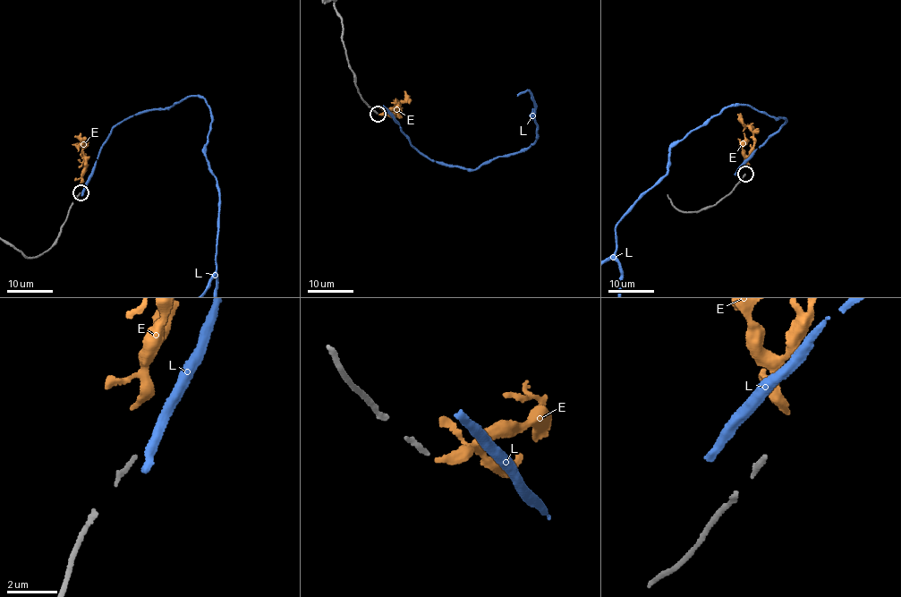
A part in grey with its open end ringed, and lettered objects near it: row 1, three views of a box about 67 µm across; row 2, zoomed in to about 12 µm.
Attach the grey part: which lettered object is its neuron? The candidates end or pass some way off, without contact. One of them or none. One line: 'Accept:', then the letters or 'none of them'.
Accept: none of them

